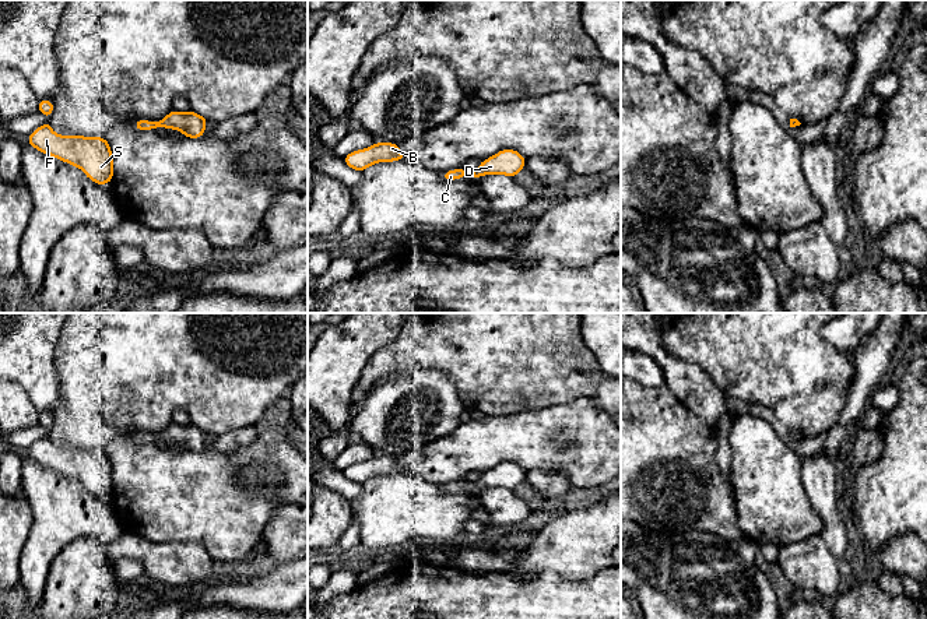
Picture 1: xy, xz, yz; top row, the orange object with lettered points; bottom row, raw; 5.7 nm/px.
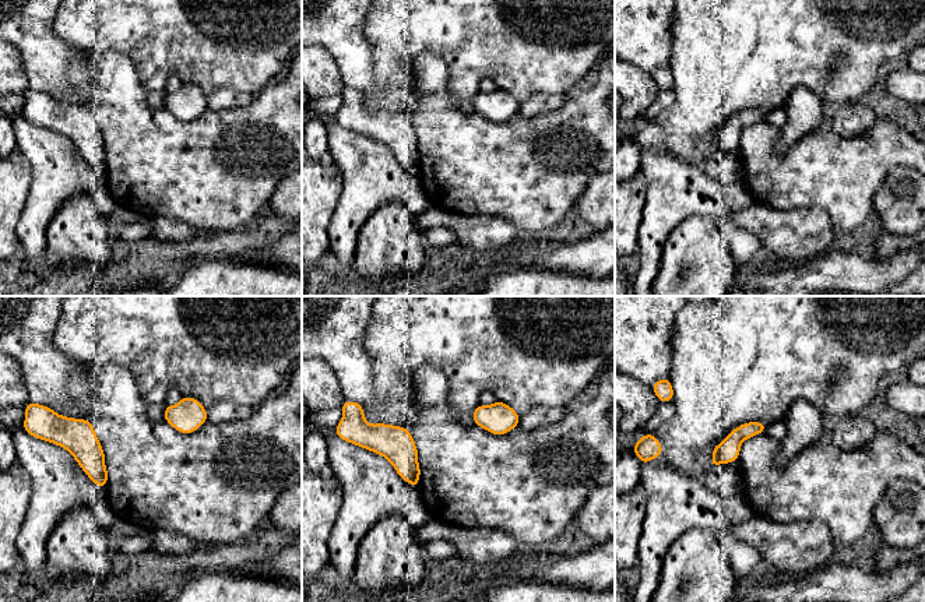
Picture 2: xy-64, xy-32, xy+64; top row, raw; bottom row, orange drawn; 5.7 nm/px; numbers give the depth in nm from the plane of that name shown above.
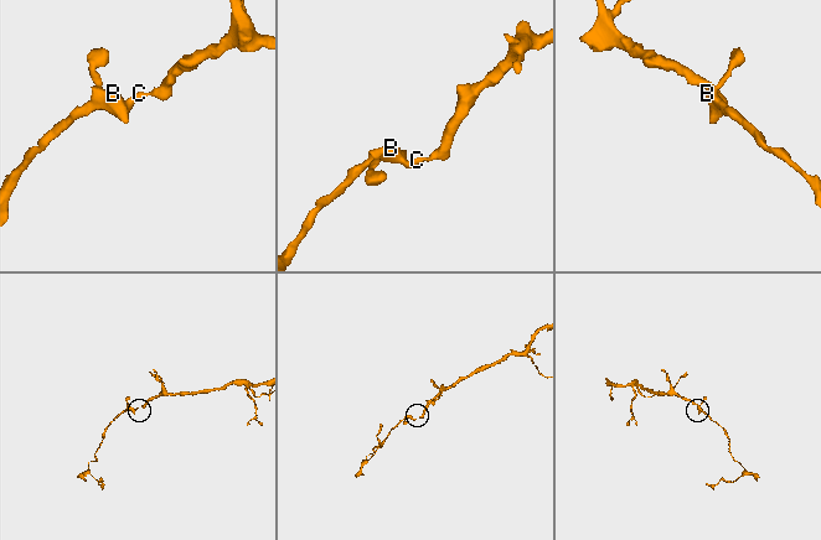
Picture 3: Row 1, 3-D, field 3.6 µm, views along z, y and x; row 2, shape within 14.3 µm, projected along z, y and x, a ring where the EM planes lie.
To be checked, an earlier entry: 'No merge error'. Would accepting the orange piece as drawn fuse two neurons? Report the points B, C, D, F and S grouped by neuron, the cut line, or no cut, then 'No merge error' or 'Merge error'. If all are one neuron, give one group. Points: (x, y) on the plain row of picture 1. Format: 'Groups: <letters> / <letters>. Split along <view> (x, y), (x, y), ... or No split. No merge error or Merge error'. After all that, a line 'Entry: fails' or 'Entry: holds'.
Groups: B C D F S. No split. No merge error
Entry: holds

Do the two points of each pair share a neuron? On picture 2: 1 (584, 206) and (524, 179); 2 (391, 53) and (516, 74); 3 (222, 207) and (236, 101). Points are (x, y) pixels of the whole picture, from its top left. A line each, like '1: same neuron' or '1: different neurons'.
1: different neurons
2: same neuron
3: different neurons

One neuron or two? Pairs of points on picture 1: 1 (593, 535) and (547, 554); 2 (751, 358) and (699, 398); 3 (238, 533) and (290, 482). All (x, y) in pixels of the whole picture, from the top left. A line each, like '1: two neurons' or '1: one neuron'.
1: one neuron
2: two neurons
3: one neuron

